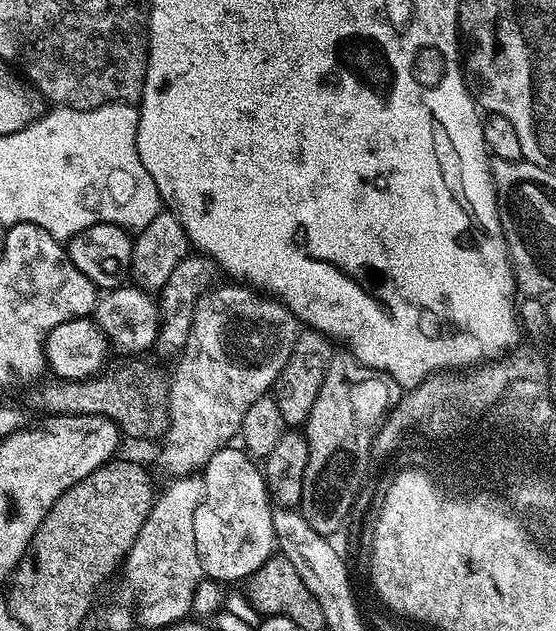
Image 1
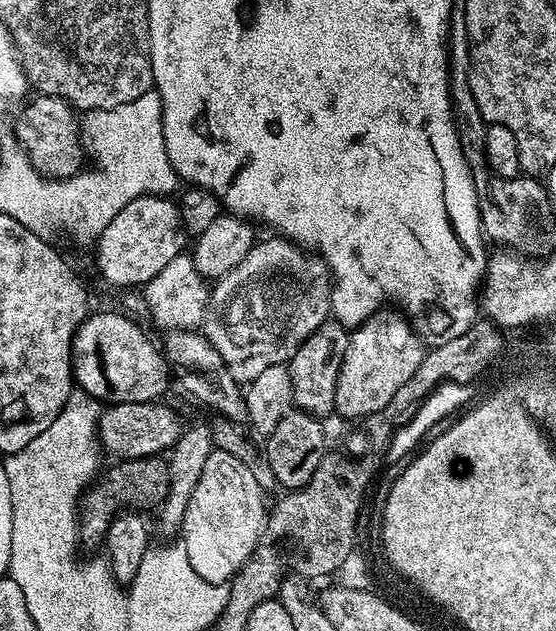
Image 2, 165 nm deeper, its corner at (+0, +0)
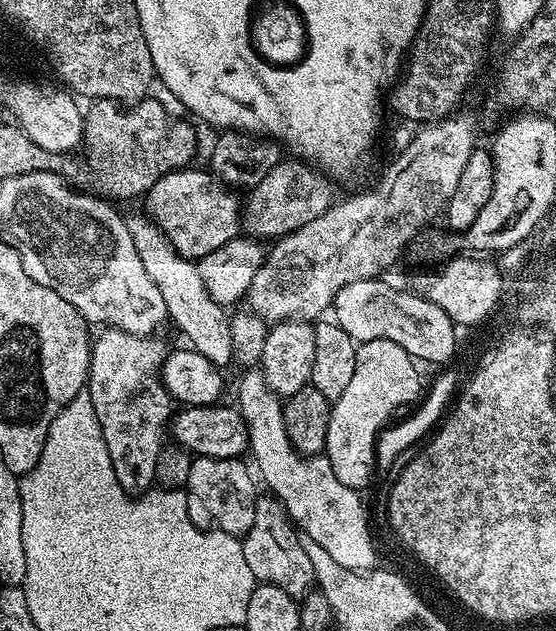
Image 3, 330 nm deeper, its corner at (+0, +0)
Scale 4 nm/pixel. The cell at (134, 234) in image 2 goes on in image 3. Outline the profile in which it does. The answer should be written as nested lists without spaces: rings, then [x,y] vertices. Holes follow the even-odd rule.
[[[196,167],[166,173],[146,194],[146,212],[152,223],[168,236],[177,254],[193,262],[218,250],[218,246],[226,246],[226,242],[237,239],[242,232],[242,204],[239,199],[236,201],[232,193],[235,191],[217,180],[211,171]]]

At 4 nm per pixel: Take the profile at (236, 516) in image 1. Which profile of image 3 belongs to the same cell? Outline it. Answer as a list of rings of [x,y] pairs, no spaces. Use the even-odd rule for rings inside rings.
[[[198,456],[193,459],[186,491],[188,513],[195,524],[199,524],[205,530],[225,532],[237,538],[243,537],[244,533],[250,530],[250,526],[254,526],[254,510],[258,499],[257,481],[250,468],[248,473],[244,462],[240,458],[223,460],[209,456]]]

